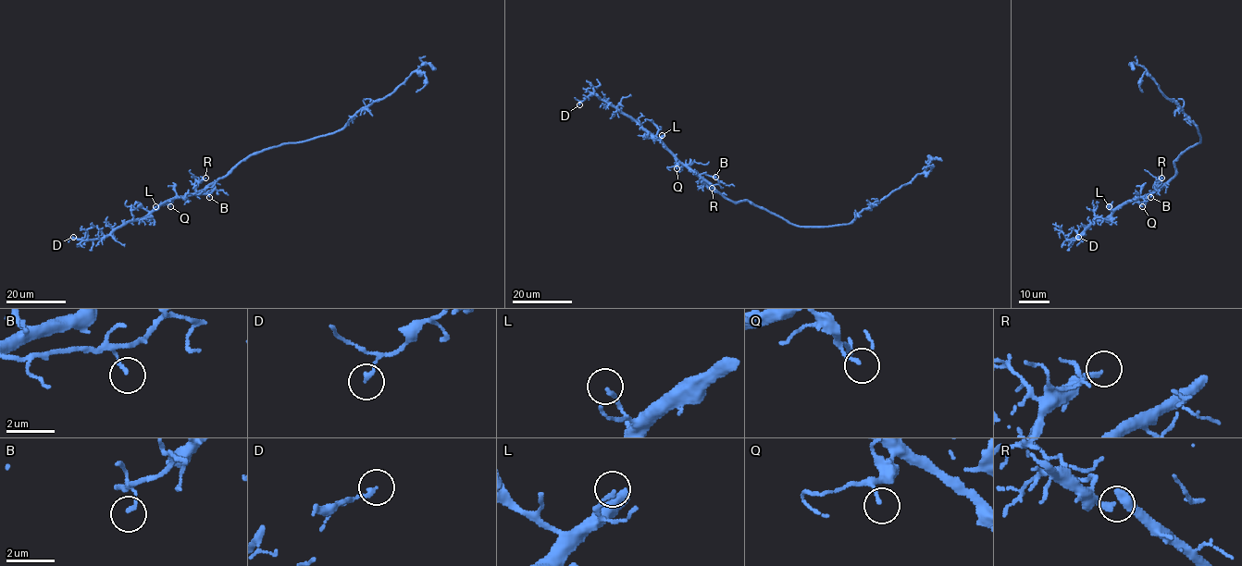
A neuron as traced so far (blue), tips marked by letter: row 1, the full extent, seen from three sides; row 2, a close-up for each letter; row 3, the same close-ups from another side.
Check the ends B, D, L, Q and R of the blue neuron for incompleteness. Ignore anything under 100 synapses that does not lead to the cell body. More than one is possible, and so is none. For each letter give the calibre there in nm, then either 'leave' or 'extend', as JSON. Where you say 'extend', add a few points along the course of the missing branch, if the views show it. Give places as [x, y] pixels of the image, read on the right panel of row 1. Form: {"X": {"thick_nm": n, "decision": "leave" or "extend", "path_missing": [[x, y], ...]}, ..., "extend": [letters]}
{"B": {"thick_nm": 150, "decision": "leave"}, "D": {"thick_nm": 180, "decision": "leave"}, "L": {"thick_nm": 150, "decision": "leave"}, "Q": {"thick_nm": 130, "decision": "leave"}, "R": {"thick_nm": 240, "decision": "leave"}, "extend": []}

